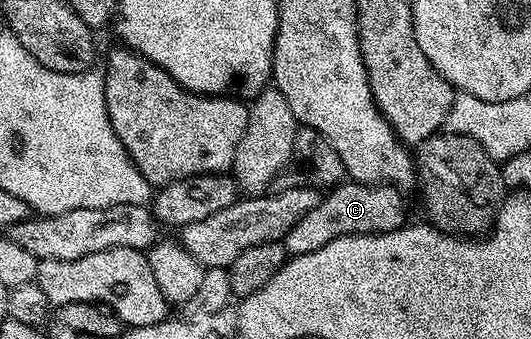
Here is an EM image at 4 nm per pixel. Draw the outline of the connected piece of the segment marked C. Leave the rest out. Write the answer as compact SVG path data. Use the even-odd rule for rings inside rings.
M342 182L340 185L326 190L321 196L319 205L311 209L311 213L295 221L283 240L286 256L315 253L315 249L323 249L327 241L335 241L348 235L378 235L391 233L395 229L406 226L405 199L398 188L371 183Z

